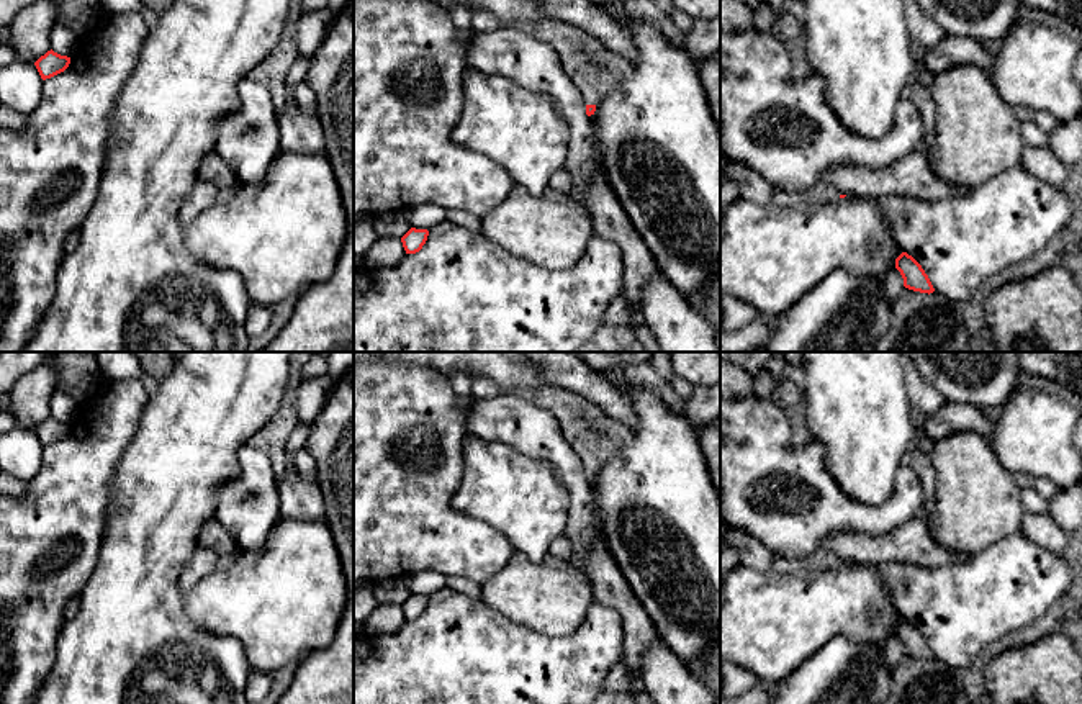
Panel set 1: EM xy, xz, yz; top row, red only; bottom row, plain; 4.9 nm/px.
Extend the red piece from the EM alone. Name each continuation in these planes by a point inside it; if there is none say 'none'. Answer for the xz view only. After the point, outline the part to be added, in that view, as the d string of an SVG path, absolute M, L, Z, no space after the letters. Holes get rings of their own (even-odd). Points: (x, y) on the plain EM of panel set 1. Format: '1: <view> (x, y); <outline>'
1: xz (595, 437); M555 385L514 390L535 406L552 413L563 437L581 458L586 472L597 472L620 447L632 444L630 427L611 419L599 406Z

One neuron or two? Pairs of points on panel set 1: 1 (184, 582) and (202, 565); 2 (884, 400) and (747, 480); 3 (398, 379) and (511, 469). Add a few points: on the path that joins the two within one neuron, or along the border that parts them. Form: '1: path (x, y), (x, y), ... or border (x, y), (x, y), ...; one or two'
1: path (189, 577), (197, 568); one
2: border (816, 439), (824, 447), (824, 464), (830, 475); two
3: border (468, 433), (462, 442), (462, 472); two

